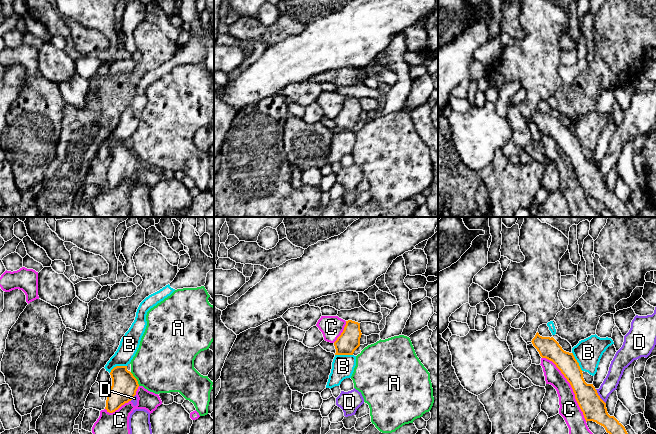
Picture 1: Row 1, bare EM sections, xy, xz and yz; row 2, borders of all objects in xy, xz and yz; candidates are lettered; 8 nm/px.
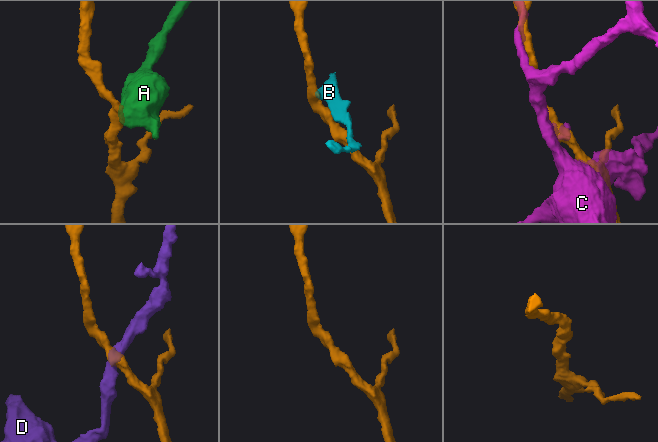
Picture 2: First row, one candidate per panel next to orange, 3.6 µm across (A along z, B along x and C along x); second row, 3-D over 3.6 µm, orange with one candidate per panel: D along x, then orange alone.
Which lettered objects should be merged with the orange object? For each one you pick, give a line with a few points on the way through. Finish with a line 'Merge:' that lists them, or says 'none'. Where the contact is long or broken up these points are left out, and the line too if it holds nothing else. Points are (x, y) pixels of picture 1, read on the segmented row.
Merge: none

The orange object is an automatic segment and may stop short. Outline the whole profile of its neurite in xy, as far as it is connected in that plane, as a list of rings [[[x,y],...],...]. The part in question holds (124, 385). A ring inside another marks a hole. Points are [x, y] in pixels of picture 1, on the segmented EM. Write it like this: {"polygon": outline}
{"polygon": [[[116,366],[110,372],[112,386],[106,400],[105,409],[109,413],[118,410],[136,395],[139,387],[137,379],[127,370],[127,366]]]}

